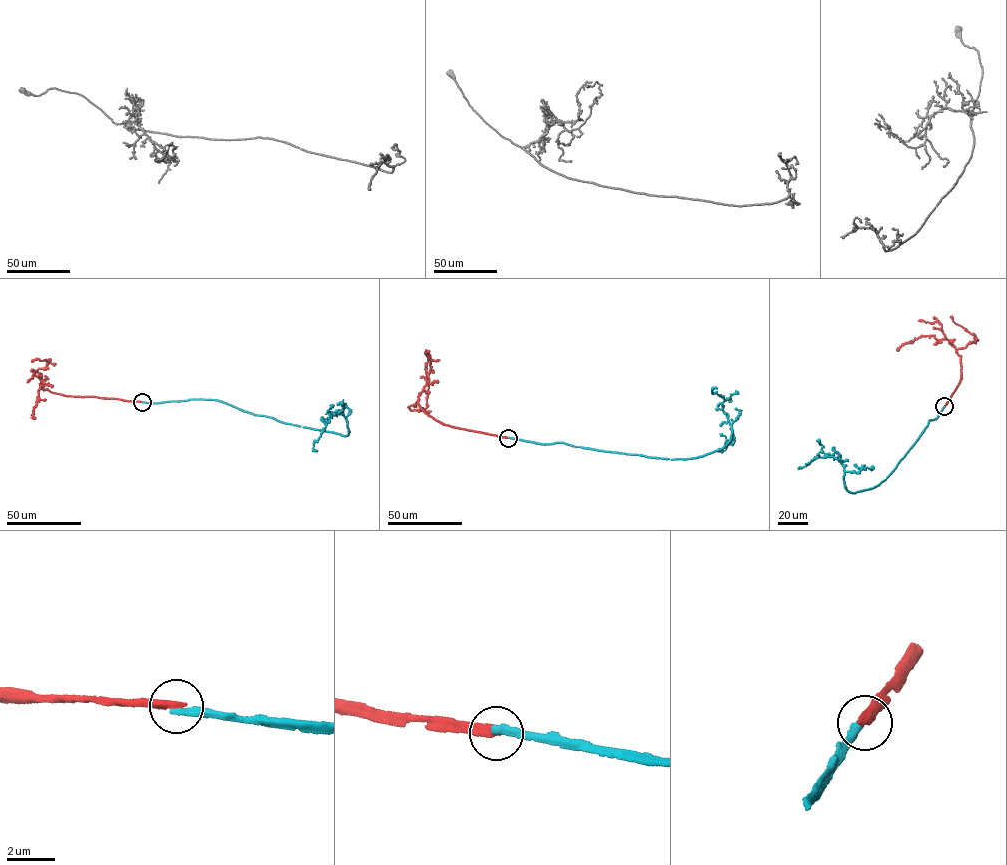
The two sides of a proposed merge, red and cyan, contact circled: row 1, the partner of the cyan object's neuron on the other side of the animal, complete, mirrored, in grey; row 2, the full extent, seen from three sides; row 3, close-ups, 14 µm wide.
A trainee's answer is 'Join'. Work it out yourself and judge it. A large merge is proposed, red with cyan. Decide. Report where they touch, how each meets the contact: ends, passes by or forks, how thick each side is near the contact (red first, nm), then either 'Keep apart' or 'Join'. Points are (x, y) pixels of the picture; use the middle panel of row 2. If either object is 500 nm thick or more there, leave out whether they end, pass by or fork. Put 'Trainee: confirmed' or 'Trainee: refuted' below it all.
Place: (508, 438). At the ring red ends. At the ring cyan ends. Thickness 400 nm (red) against 320 nm. Keep apart
Trainee: refuted

